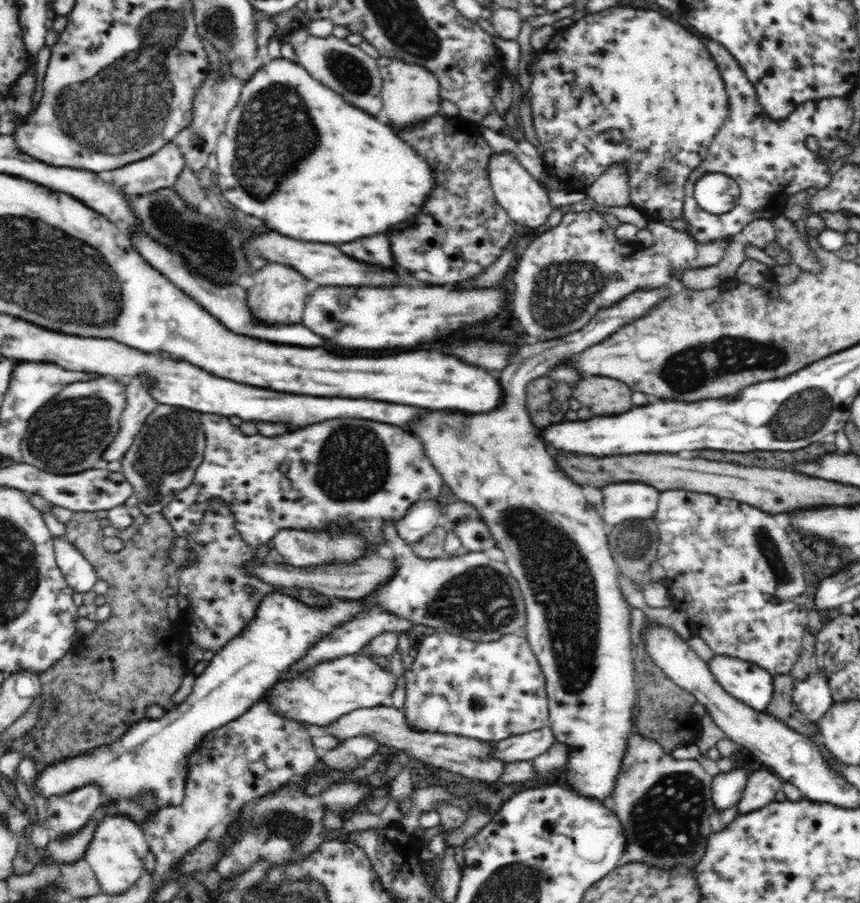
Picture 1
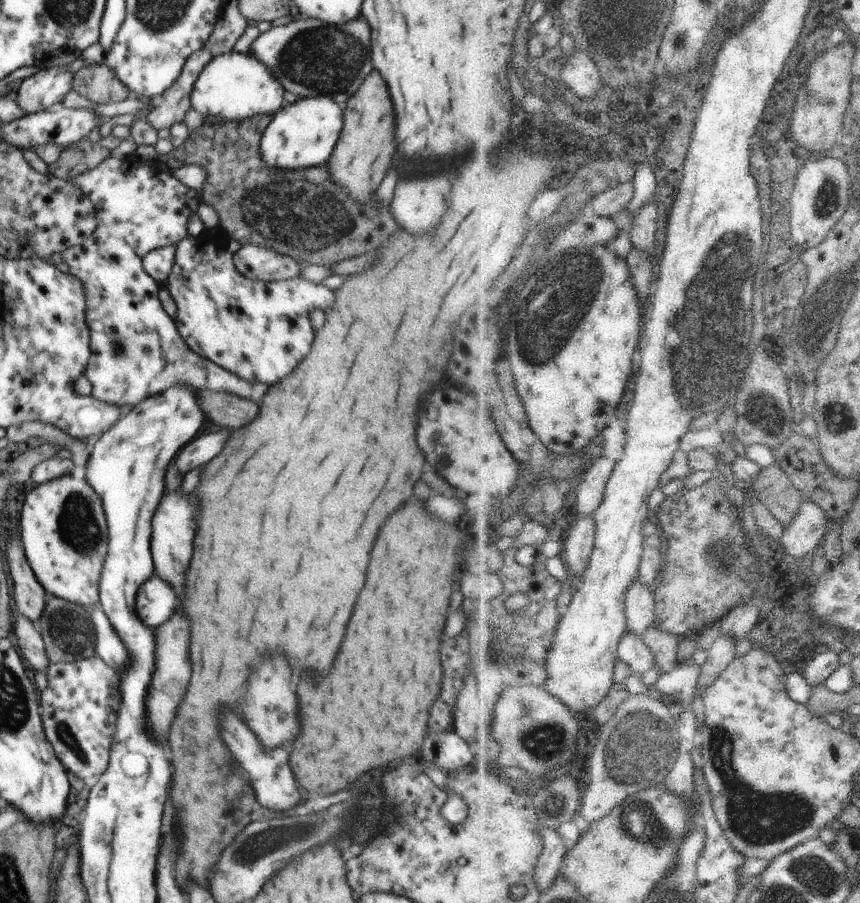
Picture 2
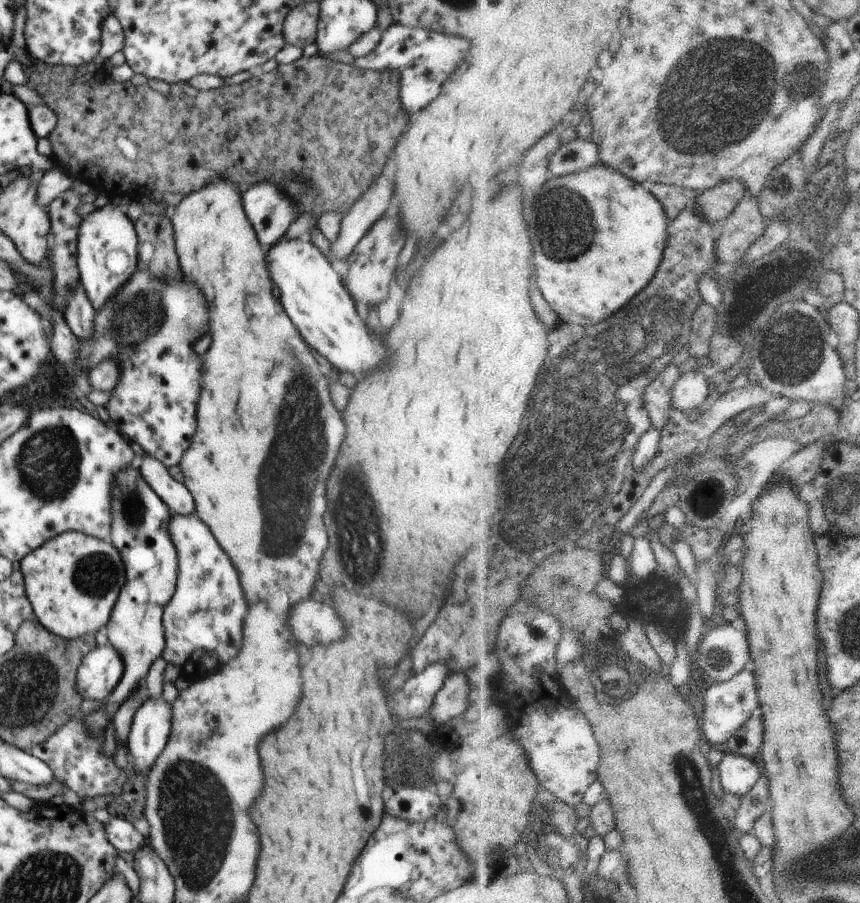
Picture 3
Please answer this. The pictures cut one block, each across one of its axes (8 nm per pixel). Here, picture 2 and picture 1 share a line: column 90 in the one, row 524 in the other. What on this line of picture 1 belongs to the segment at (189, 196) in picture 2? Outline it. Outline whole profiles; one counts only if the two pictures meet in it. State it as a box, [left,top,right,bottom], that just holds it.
[161,413,445,555]

